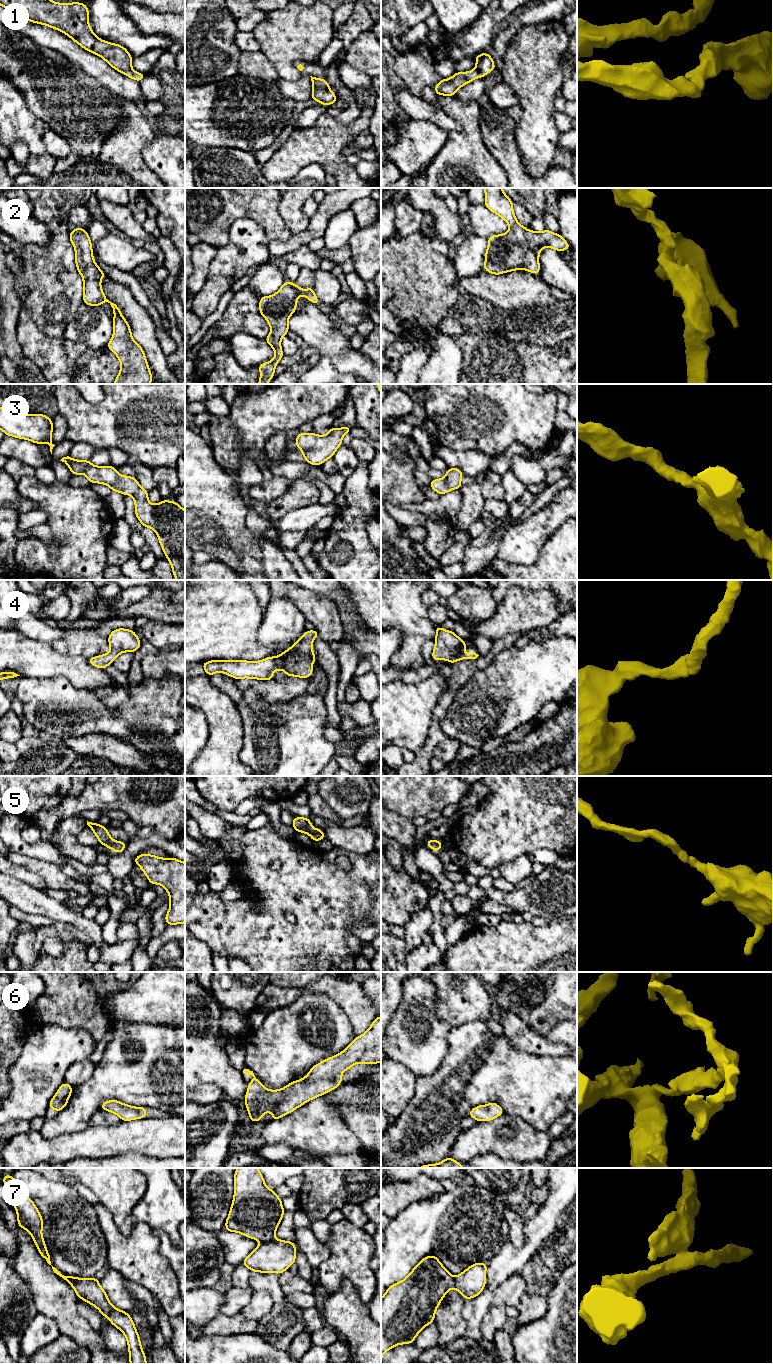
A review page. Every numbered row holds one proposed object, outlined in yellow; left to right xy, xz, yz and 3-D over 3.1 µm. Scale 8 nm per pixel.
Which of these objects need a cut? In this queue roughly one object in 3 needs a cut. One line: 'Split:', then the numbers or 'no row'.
Split: 3, 7

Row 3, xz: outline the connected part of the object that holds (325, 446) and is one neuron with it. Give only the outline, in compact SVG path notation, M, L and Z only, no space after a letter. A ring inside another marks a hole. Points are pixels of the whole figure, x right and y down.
M352 427L331 428L327 434L320 436L316 433L301 432L296 442L304 444L308 451L314 451L319 456L319 465L327 459L333 458L335 451L342 445L342 438L349 433Z

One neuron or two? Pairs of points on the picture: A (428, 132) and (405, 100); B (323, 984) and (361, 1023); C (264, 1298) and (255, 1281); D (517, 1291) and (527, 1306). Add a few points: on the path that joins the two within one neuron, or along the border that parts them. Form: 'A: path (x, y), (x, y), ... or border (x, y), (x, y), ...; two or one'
A: border (410, 117), (429, 120), (442, 129); two
B: path (334, 989), (357, 1012); one
C: border (254, 1291), (267, 1291), (274, 1303); two
D: border (525, 1293), (517, 1307); two

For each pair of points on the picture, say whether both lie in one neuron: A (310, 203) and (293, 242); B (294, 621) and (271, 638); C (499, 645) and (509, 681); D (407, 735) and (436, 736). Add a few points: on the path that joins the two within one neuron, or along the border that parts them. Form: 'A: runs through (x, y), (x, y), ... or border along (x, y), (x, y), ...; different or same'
A: border along (319, 203), (316, 211), (309, 218); different
B: runs through (288, 623), (277, 632); same
C: border along (510, 647), (499, 652); different
D: border along (433, 713), (428, 736), (425, 742), (414, 752); different

